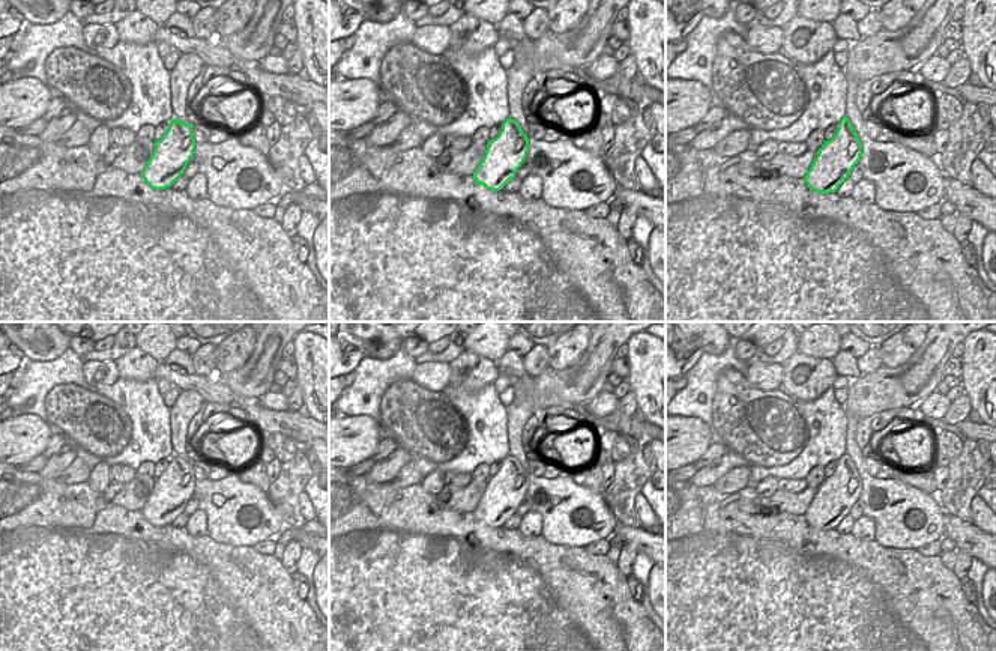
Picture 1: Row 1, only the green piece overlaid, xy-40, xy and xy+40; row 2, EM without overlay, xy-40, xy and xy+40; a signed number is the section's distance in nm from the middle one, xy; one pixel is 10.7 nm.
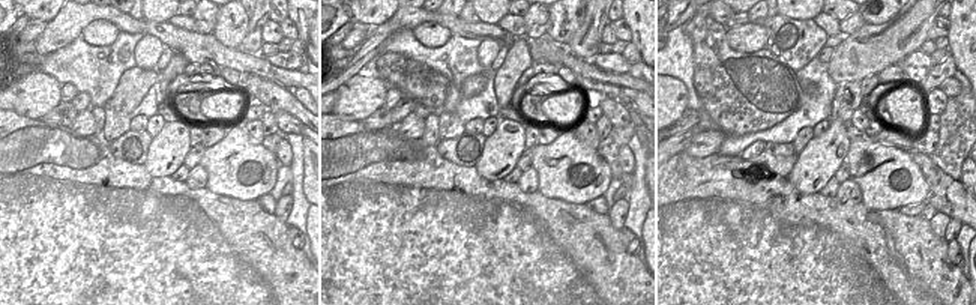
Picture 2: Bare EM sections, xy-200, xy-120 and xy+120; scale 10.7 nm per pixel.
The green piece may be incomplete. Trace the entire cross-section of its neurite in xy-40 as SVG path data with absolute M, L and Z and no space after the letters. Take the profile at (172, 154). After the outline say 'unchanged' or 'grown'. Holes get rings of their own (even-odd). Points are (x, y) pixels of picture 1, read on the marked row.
M179 119L168 122L168 129L155 141L155 150L141 171L144 182L153 189L170 188L194 158L195 138L192 126Z | unchanged

